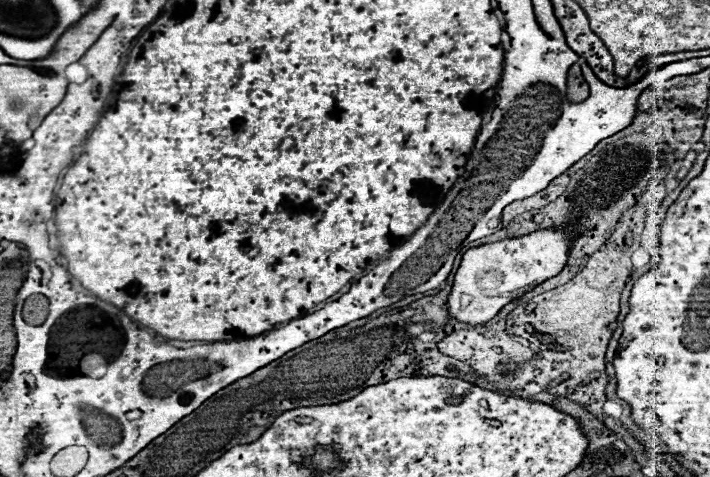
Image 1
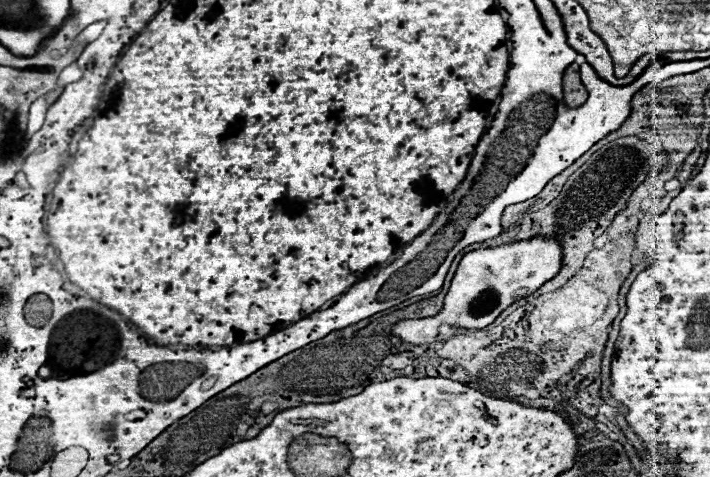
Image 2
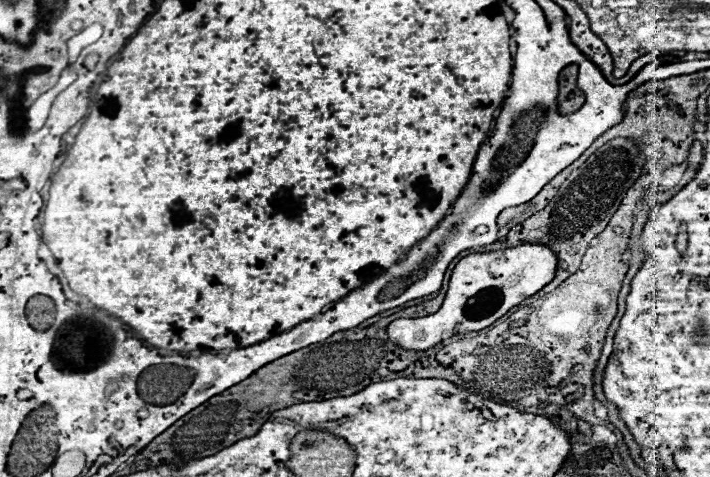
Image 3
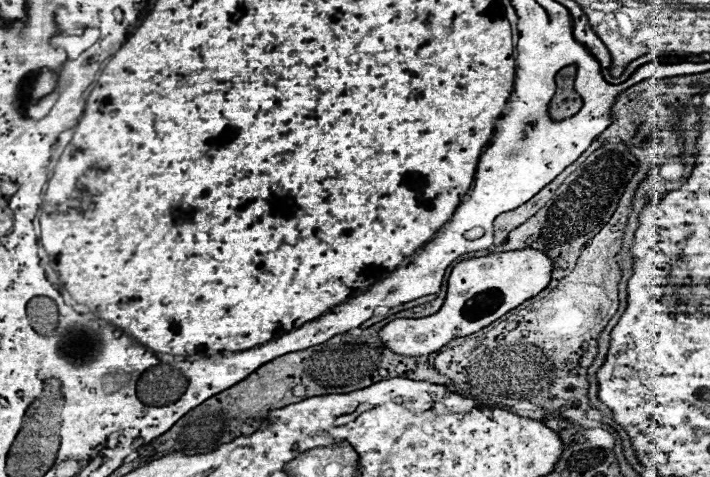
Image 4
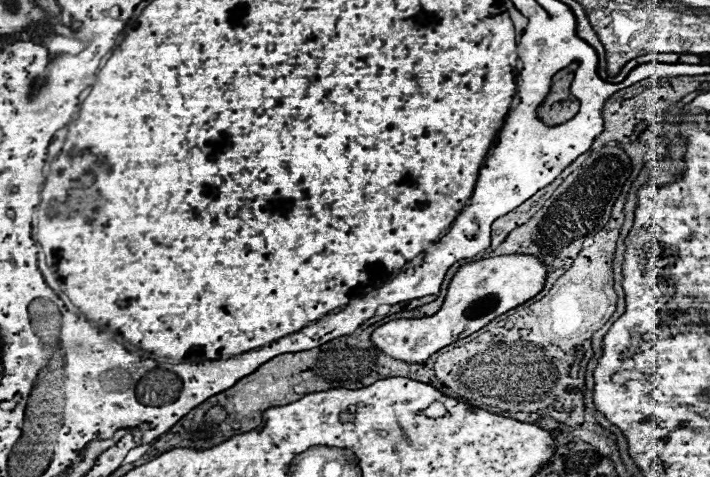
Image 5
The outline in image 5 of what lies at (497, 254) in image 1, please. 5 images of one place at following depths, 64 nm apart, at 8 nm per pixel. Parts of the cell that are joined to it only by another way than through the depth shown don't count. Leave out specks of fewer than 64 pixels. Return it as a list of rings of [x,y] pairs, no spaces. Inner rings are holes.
[[[508,254],[468,262],[456,270],[448,286],[446,300],[434,316],[424,316],[420,320],[418,318],[392,320],[374,330],[372,342],[378,350],[390,354],[392,358],[406,362],[426,360],[432,356],[432,352],[438,352],[444,346],[478,332],[494,318],[534,298],[544,288],[546,274],[548,274],[546,264],[538,256],[528,254]]]

